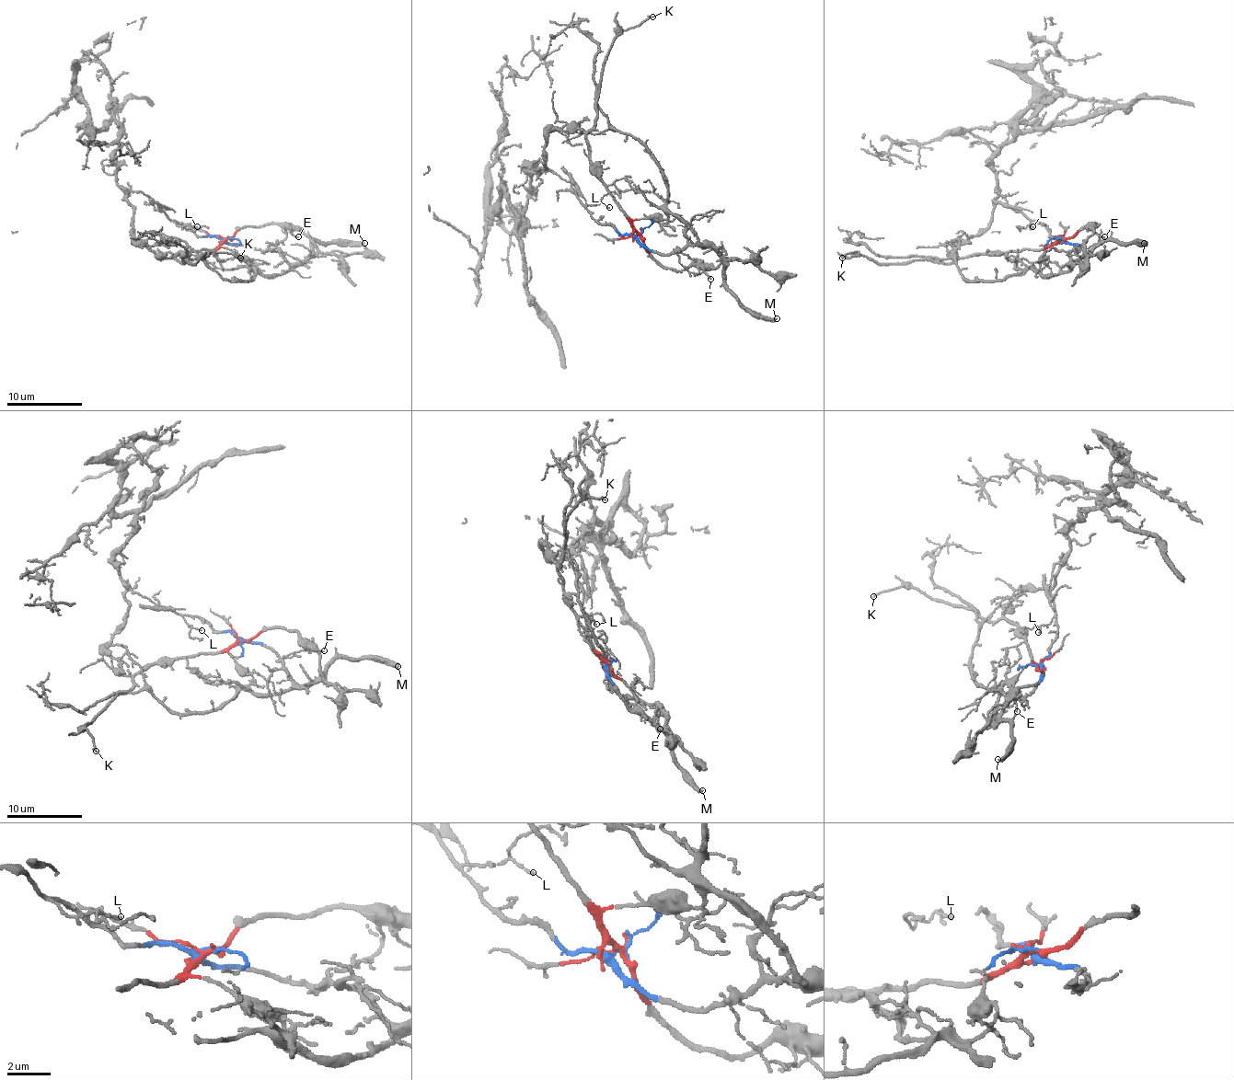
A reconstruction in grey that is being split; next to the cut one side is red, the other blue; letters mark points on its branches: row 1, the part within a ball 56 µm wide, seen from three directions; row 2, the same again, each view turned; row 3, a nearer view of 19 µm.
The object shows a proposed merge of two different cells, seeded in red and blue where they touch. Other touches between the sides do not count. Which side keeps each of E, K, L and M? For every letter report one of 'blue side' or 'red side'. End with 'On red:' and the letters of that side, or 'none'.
E: red side
K: red side
L: blue side
M: blue side
On red: E, K

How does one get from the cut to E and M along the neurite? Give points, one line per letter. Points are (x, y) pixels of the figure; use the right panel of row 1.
E: (1061, 238), (1072, 238), (1085, 227), (1096, 224), (1090, 225), (1104, 236)
M: (1061, 238), (1079, 247), (1070, 253), (1074, 265), (1100, 244), (1113, 240), (1143, 242)

